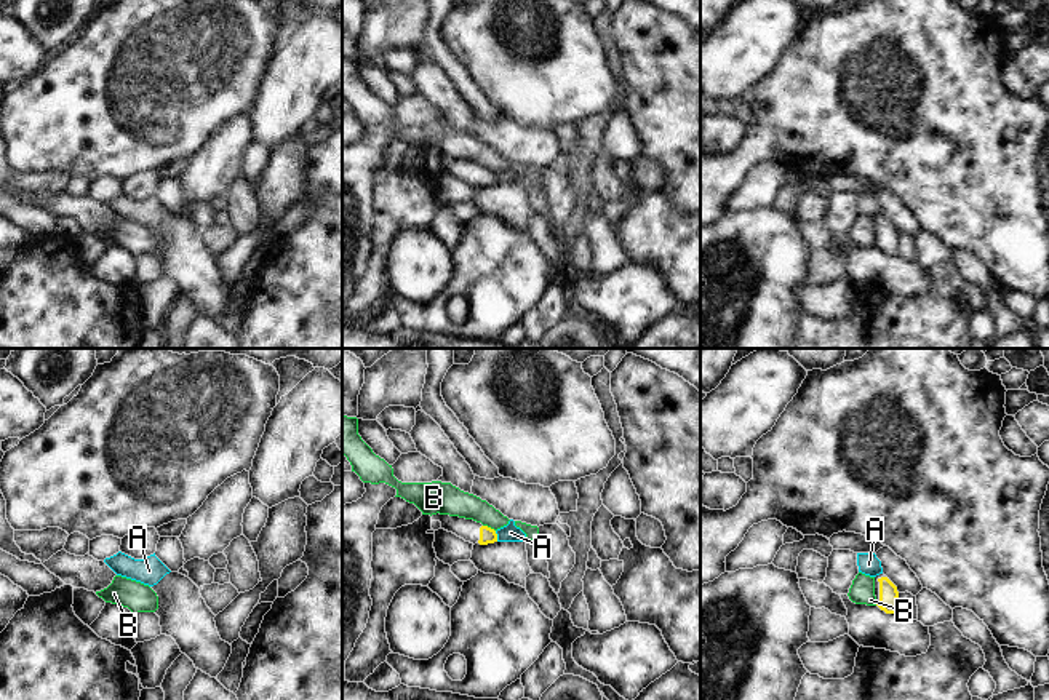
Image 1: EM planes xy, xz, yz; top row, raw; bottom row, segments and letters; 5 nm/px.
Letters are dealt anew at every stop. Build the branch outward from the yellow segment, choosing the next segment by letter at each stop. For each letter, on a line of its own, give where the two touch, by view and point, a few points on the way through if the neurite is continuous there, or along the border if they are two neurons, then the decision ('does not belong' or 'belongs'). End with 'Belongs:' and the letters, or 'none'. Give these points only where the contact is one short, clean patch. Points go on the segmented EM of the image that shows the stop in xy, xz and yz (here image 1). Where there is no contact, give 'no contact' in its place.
A: contact xz (496, 536); border xz (494, 531), (498, 540); does not belong
B: contact xz (490, 528); border xz (483, 524), (494, 531); does not belong
Belongs: none

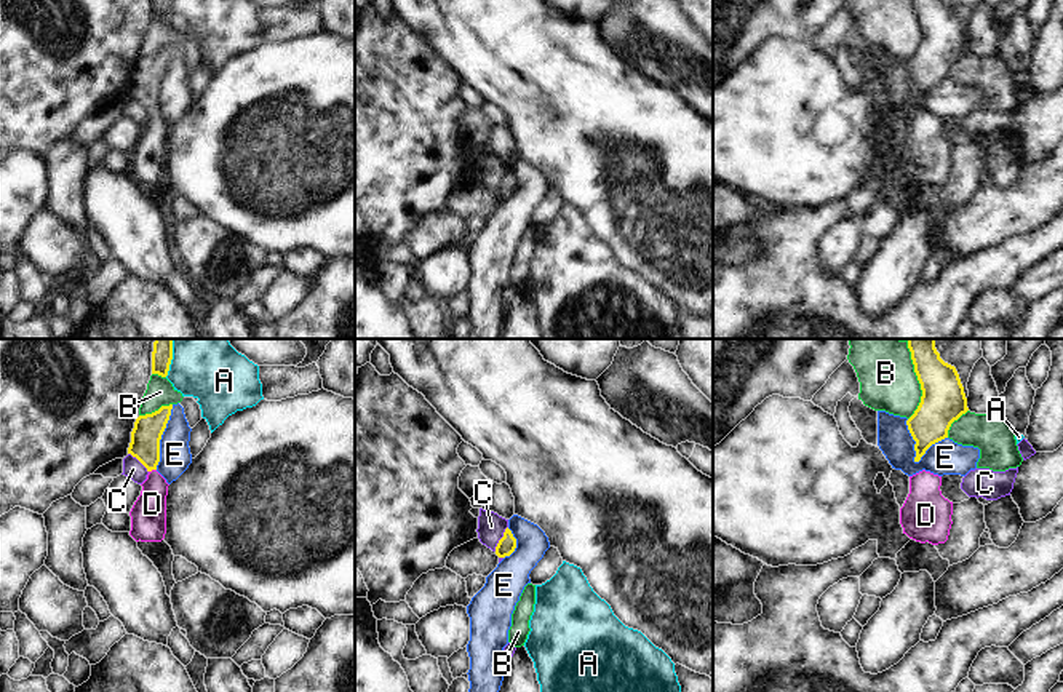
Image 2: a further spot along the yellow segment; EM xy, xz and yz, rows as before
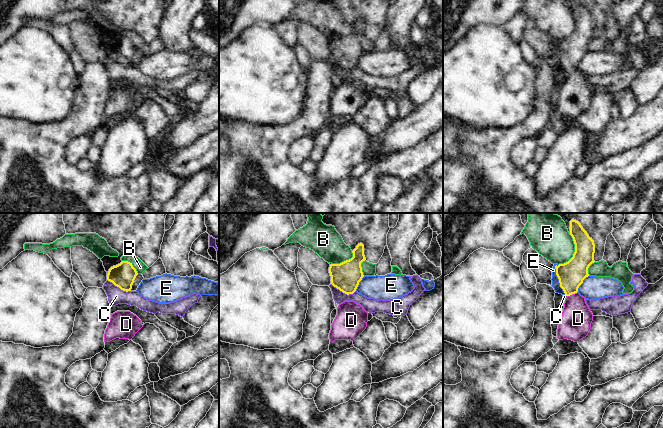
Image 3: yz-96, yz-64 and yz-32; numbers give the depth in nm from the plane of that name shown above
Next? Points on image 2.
A: contact xy (171, 358); does not belong
B: contact yz (918, 379); does not belong
C: contact xz (501, 539); border xz (507, 526), (494, 550); does not belong
D: contact xy (152, 469); way xy (146, 435), (146, 449), (152, 469), (152, 504), (147, 515); belongs
E: contact yz (915, 440); border yz (907, 419), (907, 429), (915, 441), (915, 459), (918, 462); does not belong
Belongs: D

